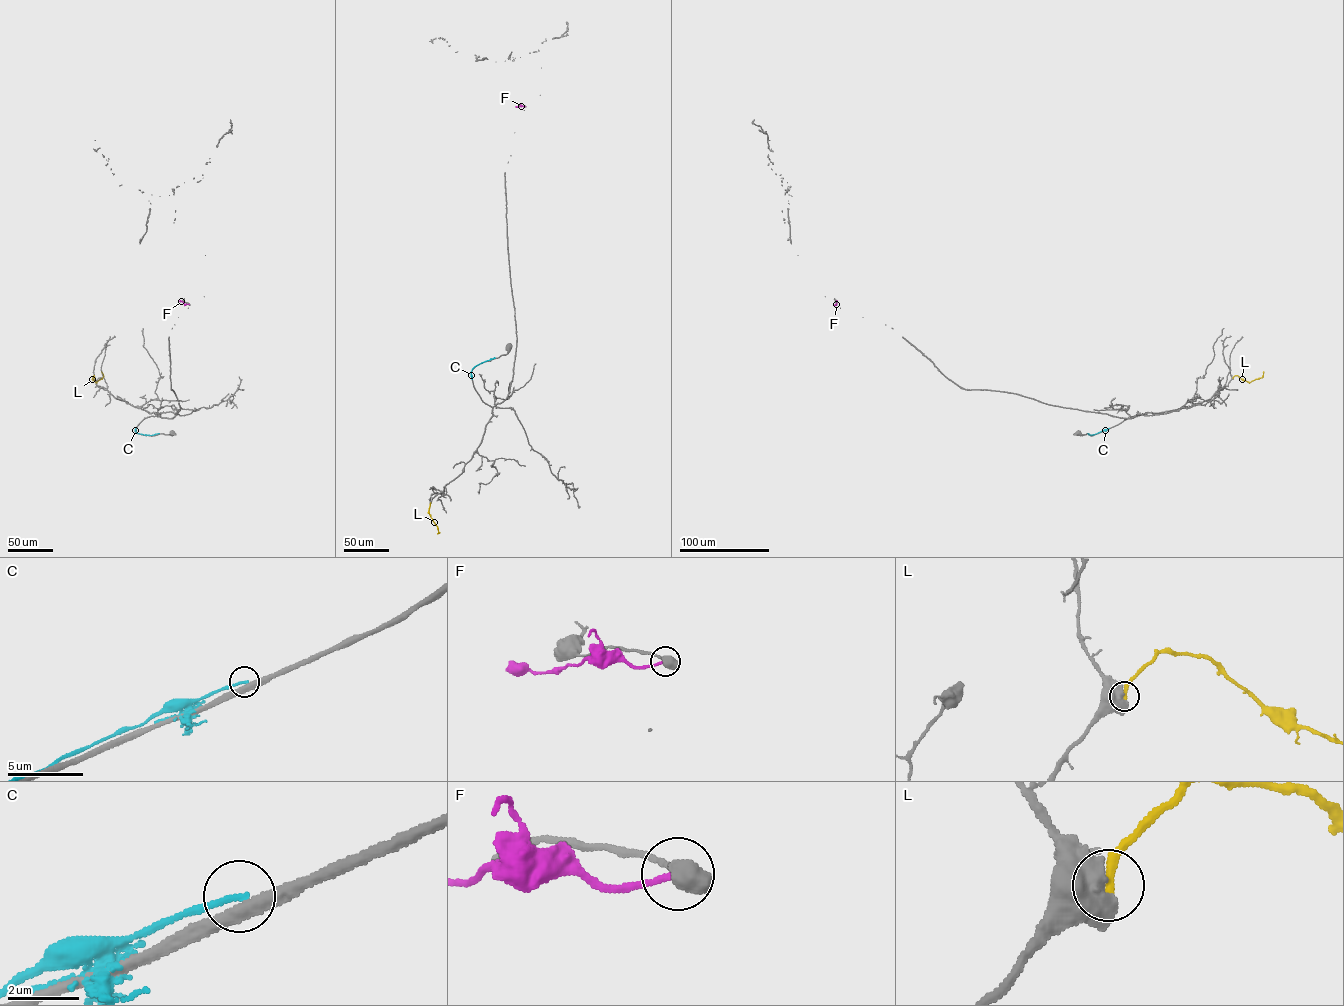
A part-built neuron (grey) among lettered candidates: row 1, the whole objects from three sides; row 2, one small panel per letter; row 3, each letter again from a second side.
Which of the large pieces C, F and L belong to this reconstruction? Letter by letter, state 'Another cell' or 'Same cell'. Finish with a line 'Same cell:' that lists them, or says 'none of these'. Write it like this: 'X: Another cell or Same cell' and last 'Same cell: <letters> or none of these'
C: Another cell
F: Another cell
L: Same cell
Same cell: L

